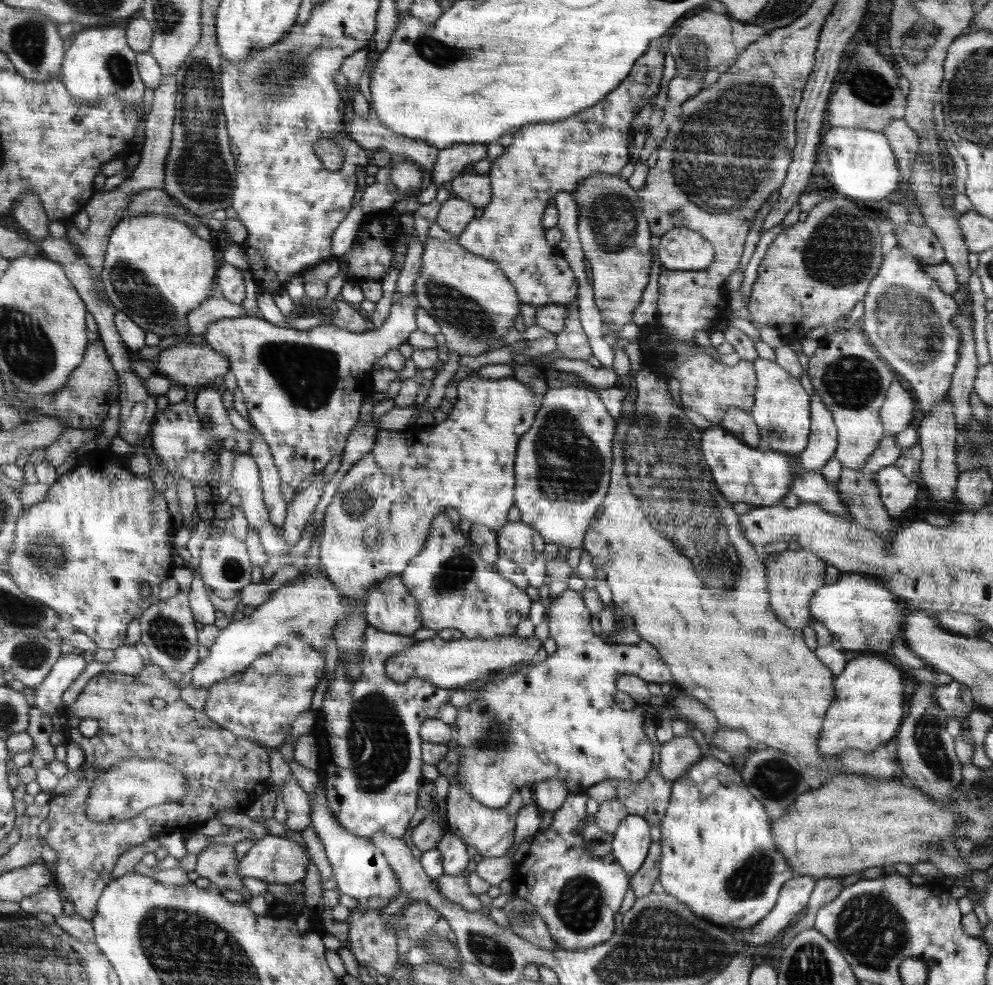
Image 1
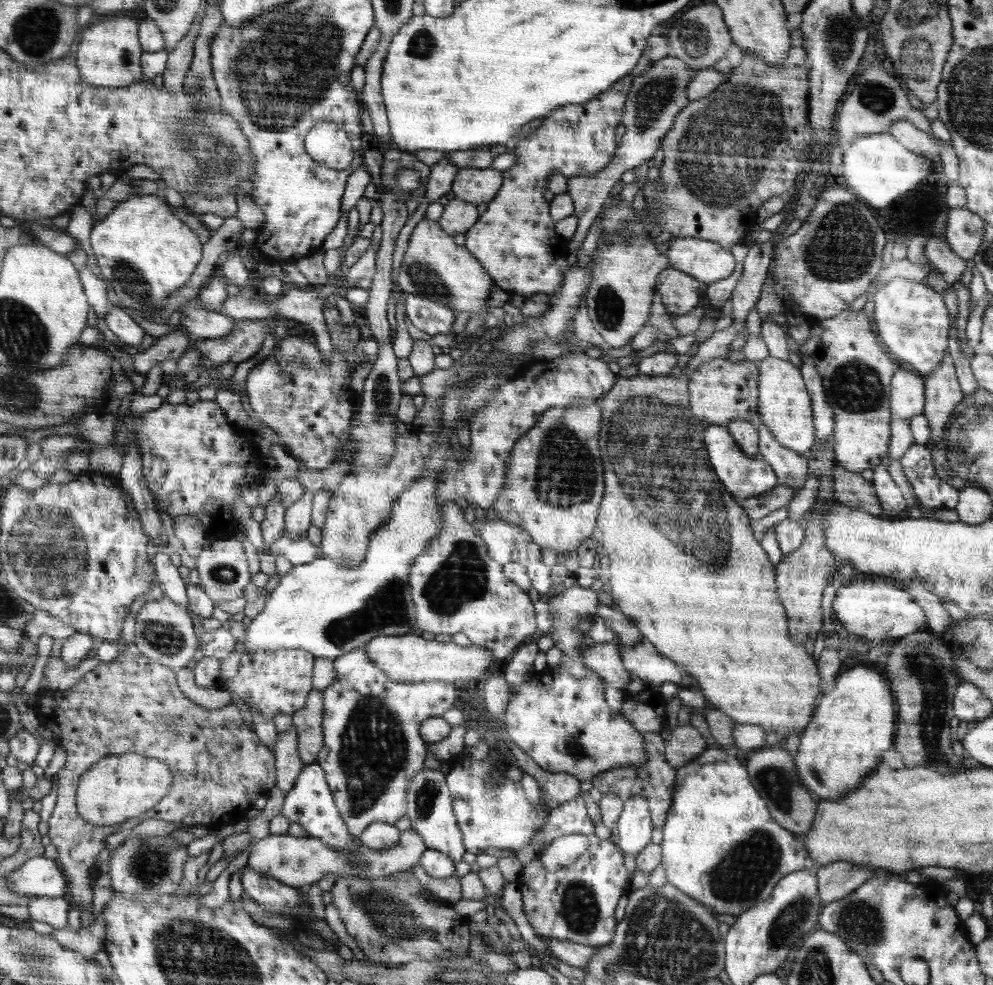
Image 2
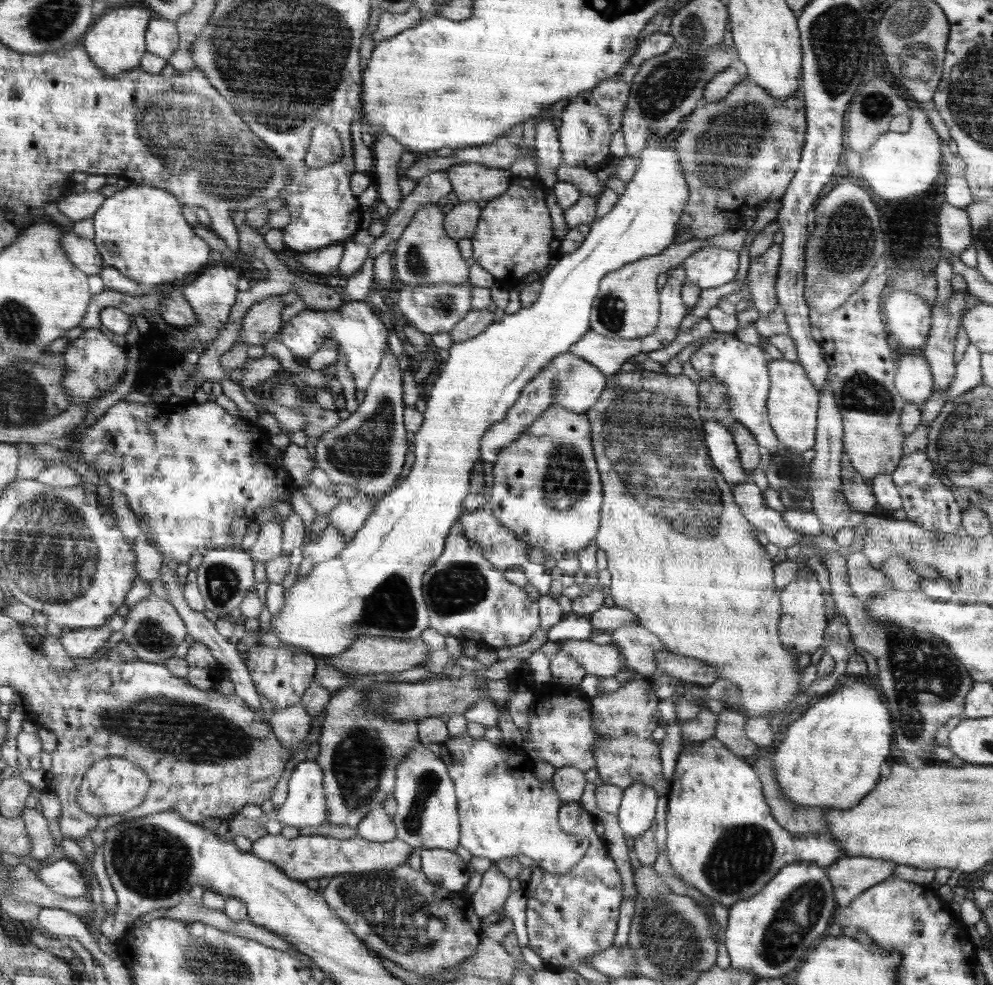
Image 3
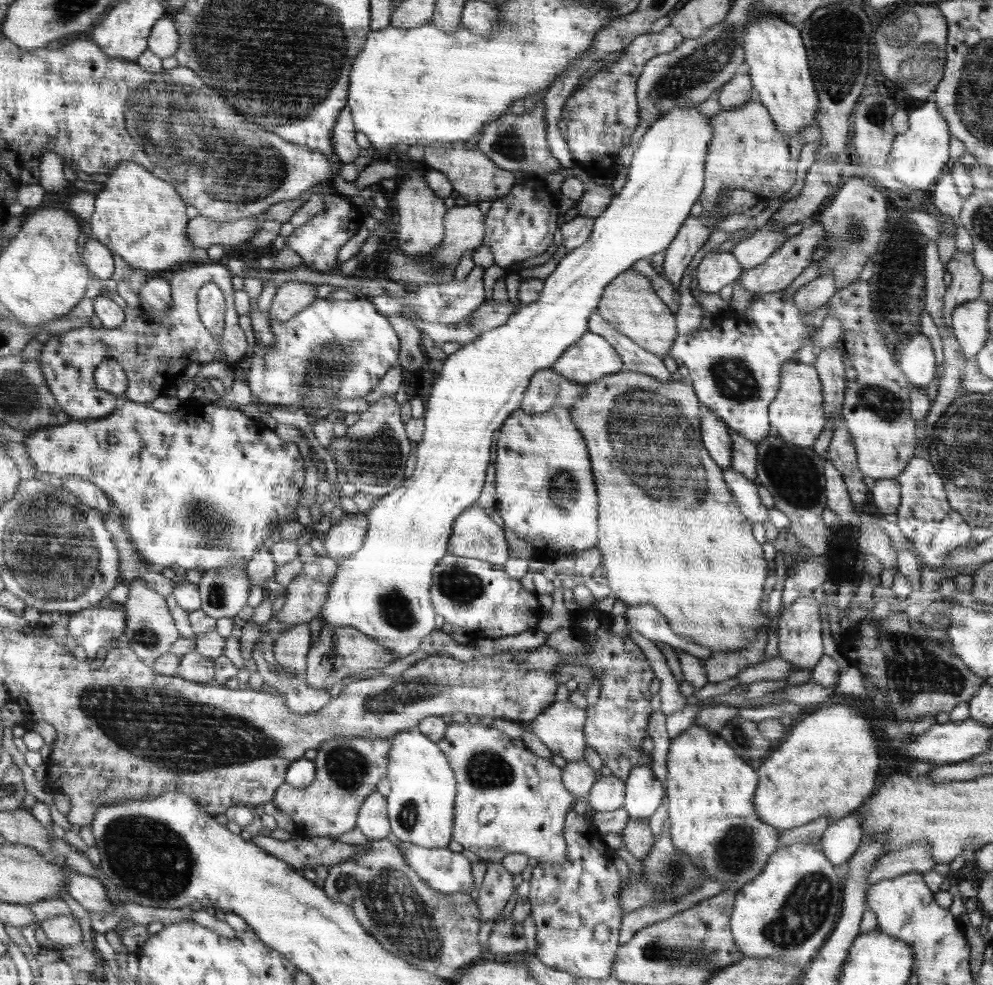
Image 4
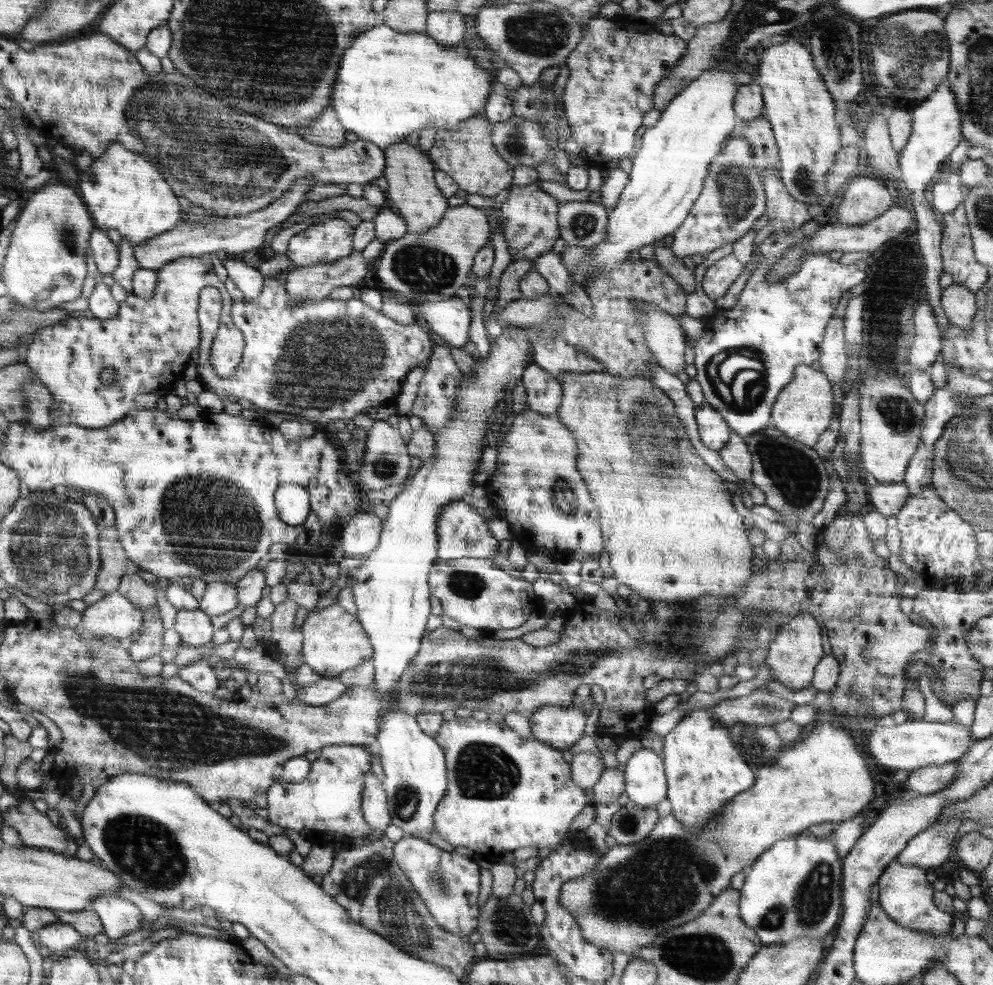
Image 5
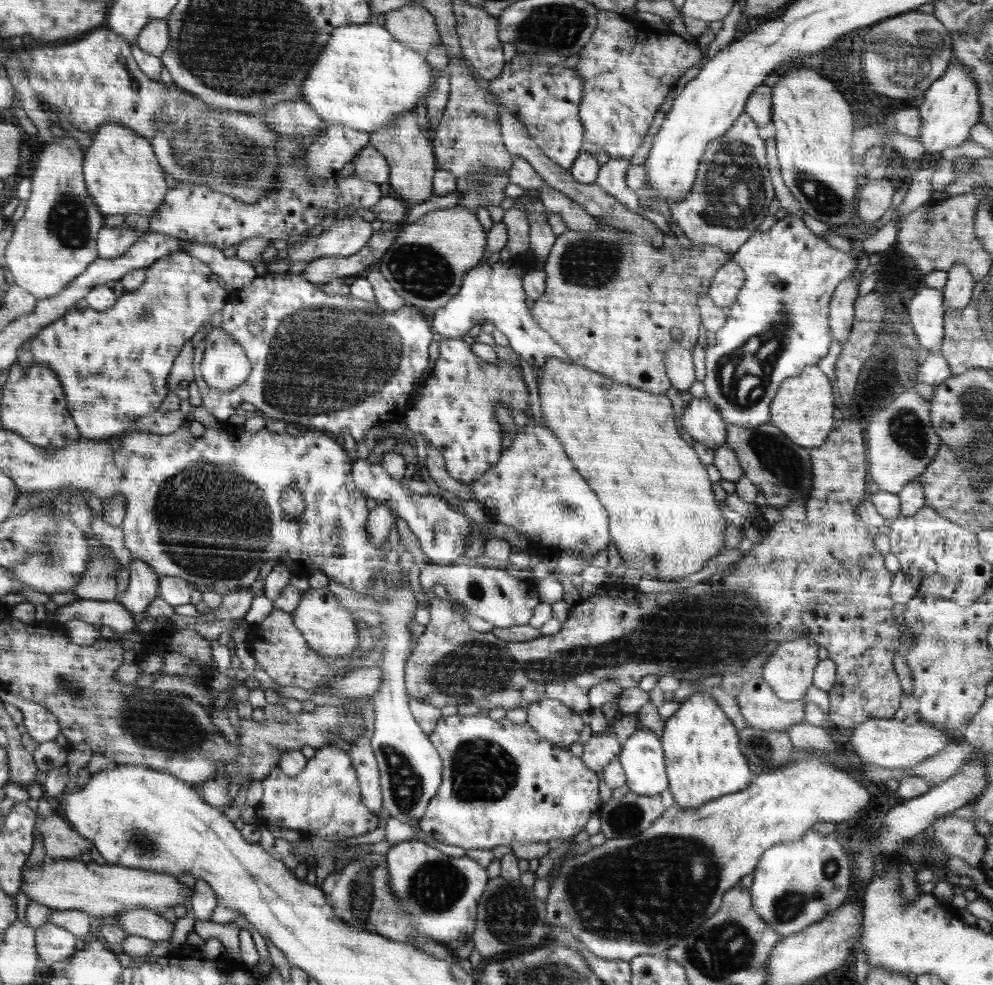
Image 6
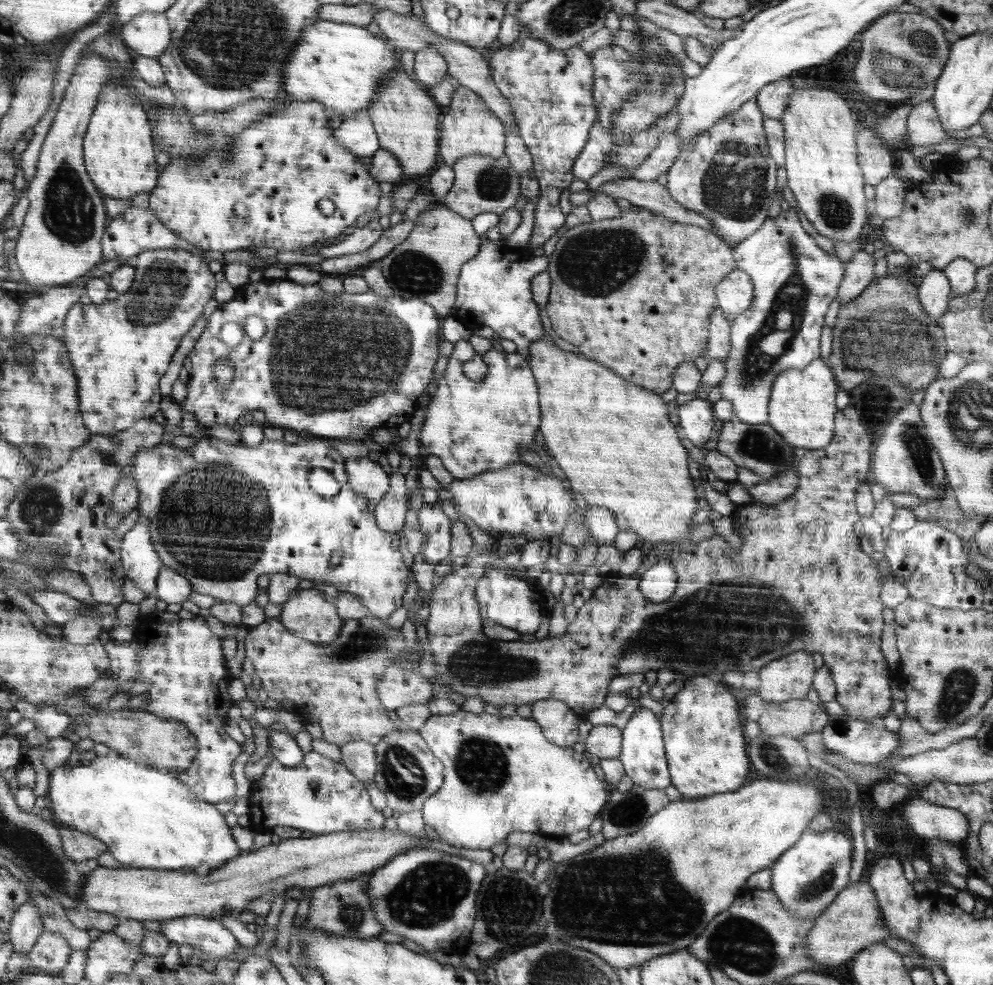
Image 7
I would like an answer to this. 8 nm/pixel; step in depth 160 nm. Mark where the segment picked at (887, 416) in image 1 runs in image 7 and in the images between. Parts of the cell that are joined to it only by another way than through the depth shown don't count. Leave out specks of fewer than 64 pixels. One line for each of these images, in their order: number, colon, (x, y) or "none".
2: (908, 389)
3: (914, 379)
4: (917, 358)
5: (927, 344)
6: (925, 311)
7: (935, 291)

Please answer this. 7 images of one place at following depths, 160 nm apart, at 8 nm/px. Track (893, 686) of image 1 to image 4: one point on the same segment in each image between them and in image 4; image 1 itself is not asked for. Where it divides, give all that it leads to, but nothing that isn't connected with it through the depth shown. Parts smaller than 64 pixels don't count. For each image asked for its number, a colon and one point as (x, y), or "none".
2: (855, 724)
3: (831, 756)
4: (826, 767)

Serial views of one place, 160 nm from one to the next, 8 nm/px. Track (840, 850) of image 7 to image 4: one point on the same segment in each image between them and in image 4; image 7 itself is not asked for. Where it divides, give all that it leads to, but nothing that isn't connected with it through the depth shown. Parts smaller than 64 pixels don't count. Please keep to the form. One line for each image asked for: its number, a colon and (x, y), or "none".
4: (786, 913)
5: (794, 890)
6: (796, 884)

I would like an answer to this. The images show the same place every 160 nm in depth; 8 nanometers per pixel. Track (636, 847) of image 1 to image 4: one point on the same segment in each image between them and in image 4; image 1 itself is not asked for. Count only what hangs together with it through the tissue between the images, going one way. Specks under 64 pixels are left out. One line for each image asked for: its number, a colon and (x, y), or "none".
2: (634, 826)
3: (637, 809)
4: (643, 793)

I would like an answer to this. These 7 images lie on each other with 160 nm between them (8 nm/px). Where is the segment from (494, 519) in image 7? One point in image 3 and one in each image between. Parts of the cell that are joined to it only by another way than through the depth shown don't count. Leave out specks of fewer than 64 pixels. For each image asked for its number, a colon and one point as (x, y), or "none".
3: (546, 488)
4: (545, 488)
5: (537, 487)
6: (534, 488)

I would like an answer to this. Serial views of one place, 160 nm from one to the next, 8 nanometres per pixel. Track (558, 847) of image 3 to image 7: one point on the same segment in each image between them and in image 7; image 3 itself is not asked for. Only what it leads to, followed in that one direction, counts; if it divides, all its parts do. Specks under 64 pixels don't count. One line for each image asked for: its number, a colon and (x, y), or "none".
4: (508, 800)
5: (504, 792)
6: (502, 782)
7: (503, 774)

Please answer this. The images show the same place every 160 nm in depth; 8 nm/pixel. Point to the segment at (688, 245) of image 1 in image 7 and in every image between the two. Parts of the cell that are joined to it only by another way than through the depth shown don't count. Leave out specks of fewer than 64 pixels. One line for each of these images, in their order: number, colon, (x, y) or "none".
2: (706, 261)
3: (710, 266)
4: (717, 269)
5: (719, 277)
6: (724, 290)
7: (736, 292)

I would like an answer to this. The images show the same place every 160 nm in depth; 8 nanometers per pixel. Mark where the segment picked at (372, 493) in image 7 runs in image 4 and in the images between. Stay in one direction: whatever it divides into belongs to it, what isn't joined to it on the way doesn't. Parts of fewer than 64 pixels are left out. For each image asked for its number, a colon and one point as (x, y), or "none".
4: (476, 536)
5: (463, 534)
6: (441, 532)

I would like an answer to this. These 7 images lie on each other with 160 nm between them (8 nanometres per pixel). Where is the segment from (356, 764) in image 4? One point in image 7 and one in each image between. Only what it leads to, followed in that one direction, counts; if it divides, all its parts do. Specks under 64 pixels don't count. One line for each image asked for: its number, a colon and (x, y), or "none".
5: (326, 807)
6: (325, 800)
7: (316, 795)

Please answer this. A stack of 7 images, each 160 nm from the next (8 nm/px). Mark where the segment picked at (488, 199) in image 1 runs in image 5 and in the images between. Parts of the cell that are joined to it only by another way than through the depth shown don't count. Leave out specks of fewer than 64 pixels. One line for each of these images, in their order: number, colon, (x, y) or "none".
2: (476, 185)
3: (476, 182)
4: (472, 174)
5: (468, 155)

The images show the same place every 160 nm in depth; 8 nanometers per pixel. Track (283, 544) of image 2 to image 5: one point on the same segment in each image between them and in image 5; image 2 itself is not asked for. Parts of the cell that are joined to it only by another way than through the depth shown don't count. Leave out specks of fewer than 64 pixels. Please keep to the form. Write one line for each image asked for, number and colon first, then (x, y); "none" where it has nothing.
3: (330, 543)
4: (348, 528)
5: (360, 535)

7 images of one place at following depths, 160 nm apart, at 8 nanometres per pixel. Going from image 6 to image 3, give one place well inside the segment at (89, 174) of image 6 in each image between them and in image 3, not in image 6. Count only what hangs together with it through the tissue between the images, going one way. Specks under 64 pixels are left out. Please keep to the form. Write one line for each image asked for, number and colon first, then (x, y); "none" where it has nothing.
3: (140, 230)
4: (140, 216)
5: (126, 193)

